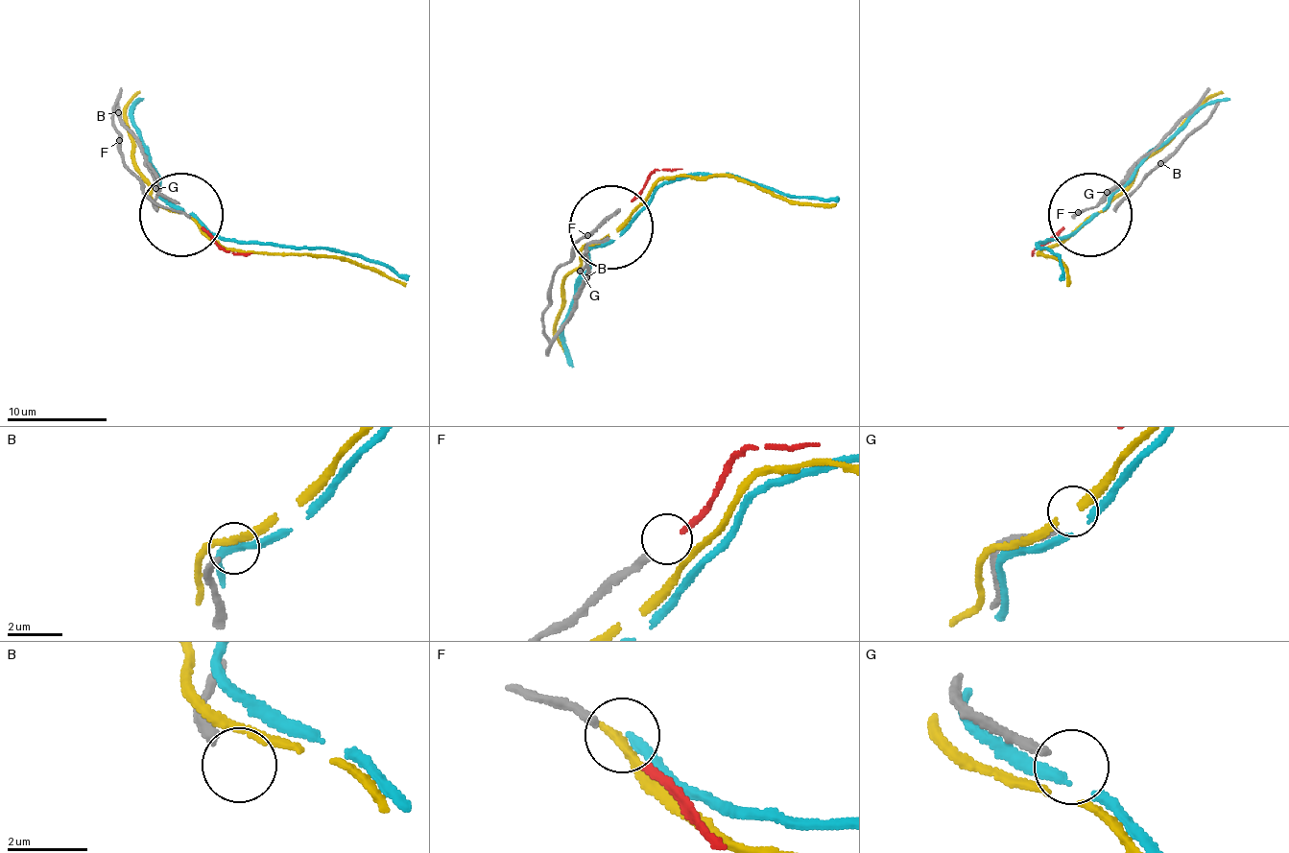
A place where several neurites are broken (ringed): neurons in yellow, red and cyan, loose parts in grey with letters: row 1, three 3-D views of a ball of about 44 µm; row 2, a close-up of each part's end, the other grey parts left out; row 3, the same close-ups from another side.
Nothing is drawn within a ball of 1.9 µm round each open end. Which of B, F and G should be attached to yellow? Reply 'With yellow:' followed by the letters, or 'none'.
With yellow: none

